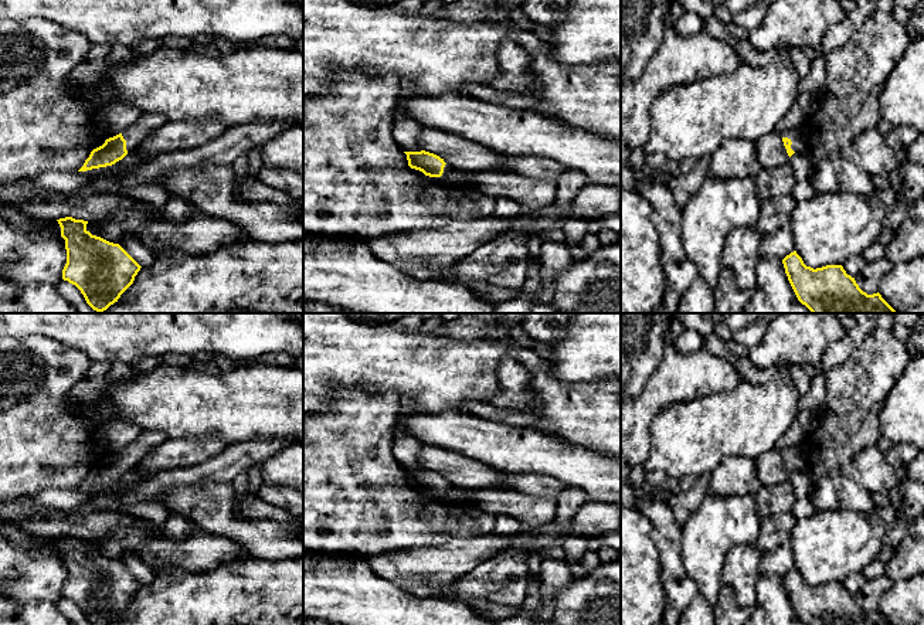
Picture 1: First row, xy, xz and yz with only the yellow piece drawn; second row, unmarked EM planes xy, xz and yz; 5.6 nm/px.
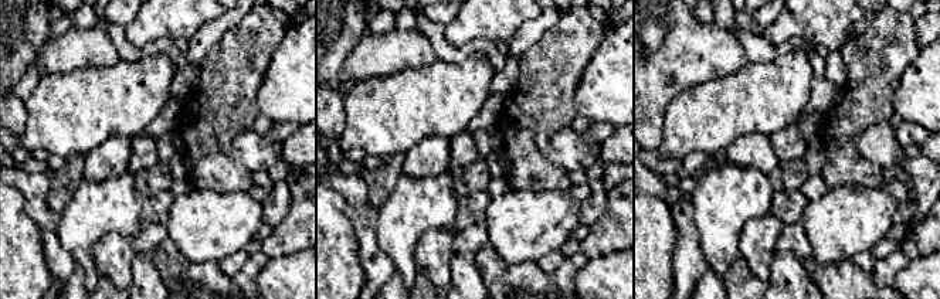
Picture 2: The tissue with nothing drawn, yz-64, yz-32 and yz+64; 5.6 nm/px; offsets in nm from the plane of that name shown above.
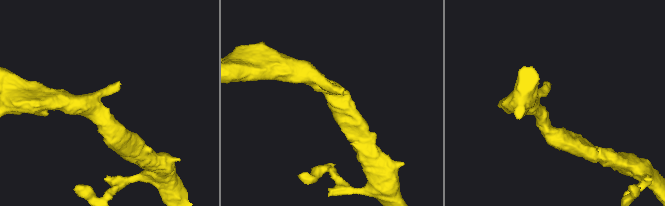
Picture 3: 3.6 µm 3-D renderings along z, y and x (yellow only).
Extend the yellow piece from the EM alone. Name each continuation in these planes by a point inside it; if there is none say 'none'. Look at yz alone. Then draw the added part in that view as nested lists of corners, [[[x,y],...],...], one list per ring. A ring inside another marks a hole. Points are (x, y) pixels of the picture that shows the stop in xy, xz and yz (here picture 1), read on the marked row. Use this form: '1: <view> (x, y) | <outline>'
1: yz (797, 136) | [[[802,128],[787,130],[782,133],[782,137],[788,137],[792,142],[791,149],[794,152],[805,150],[805,135]]]

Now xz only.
1: xz (449, 173) | [[[446,163],[441,179],[449,180],[449,181],[461,181],[462,174]]]

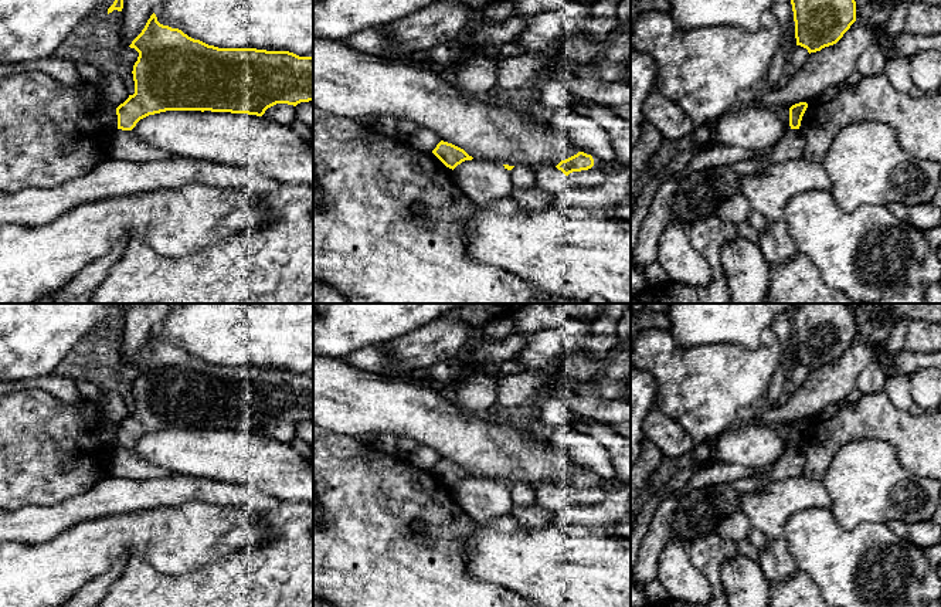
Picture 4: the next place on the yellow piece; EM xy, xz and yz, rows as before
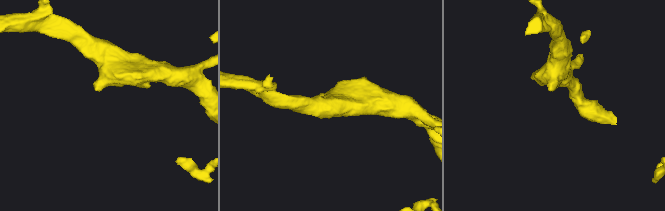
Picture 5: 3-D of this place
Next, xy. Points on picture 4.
none

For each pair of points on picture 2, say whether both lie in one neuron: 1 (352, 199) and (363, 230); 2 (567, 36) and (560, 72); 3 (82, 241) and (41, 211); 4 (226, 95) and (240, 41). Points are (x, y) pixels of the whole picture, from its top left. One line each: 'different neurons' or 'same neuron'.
1: same neuron
2: same neuron
3: different neurons
4: same neuron

